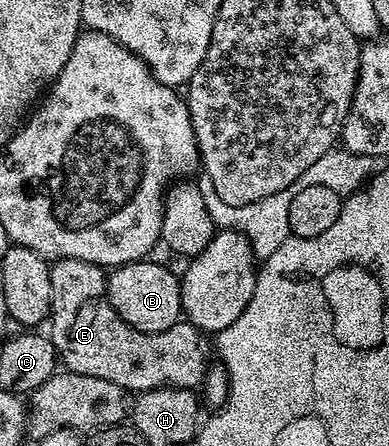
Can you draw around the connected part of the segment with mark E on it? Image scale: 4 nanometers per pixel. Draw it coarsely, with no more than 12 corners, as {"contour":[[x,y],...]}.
{"contour":[[83,259],[50,264],[47,336],[66,370],[133,395],[196,390],[211,368],[189,320],[128,325]]}

